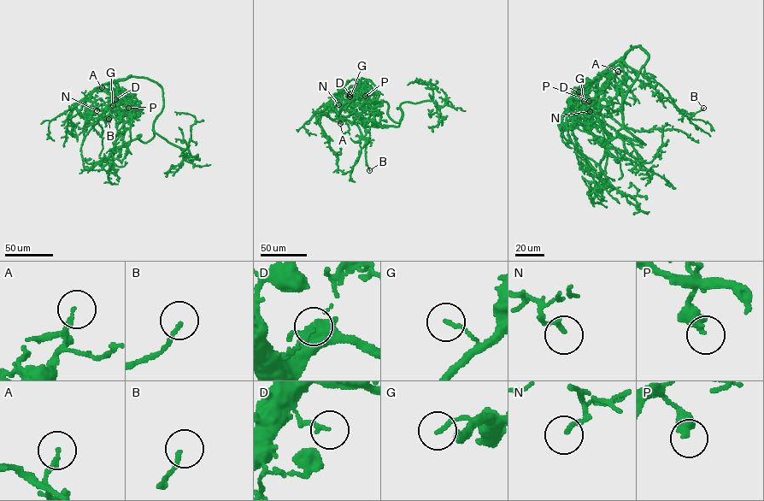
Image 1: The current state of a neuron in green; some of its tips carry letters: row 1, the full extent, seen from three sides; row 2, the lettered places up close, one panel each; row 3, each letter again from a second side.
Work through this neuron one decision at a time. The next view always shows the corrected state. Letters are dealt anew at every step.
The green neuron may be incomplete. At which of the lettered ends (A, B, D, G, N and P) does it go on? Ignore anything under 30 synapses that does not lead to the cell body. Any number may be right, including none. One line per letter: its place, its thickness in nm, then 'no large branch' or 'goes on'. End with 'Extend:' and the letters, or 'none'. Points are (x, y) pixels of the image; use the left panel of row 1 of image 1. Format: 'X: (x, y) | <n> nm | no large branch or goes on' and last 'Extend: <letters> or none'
A: (102, 87) | 150 nm | no large branch
B: (108, 119) | 150 nm | no large branch
D: (115, 99) | 140 nm | no large branch
G: (113, 105) | 140 nm | no large branch
N: (96, 110) | 160 nm | no large branch
P: (128, 108) | 440 nm | no large branch
Extend: none

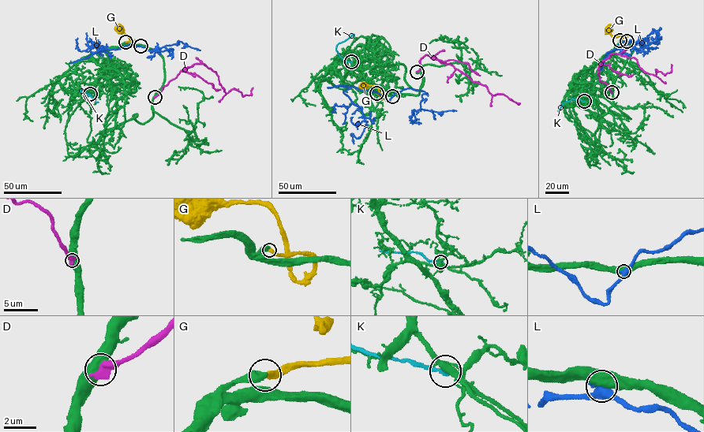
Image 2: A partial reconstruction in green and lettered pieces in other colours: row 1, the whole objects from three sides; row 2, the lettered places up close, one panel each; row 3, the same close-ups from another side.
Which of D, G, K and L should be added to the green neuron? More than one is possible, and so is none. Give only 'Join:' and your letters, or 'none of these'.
Join: G

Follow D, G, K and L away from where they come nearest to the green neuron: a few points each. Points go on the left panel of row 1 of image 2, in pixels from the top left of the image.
D: (155, 97), (195, 64), (215, 72), (226, 94), (236, 89), (249, 95), (252, 87)
G: (125, 42), (133, 40), (115, 27)
K: (90, 94), (81, 89), (79, 91), (98, 102)
L: (140, 46), (129, 44), (95, 53), (90, 50), (95, 46), (104, 50), (104, 46), (93, 45), (89, 41)

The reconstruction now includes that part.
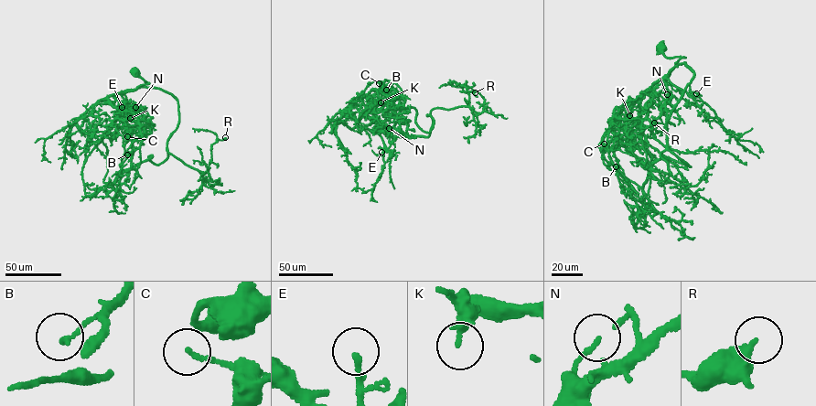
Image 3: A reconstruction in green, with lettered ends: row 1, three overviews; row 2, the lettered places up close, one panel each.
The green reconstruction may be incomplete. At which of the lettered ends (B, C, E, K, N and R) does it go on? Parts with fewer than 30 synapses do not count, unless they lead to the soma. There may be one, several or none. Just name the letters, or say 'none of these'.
E

